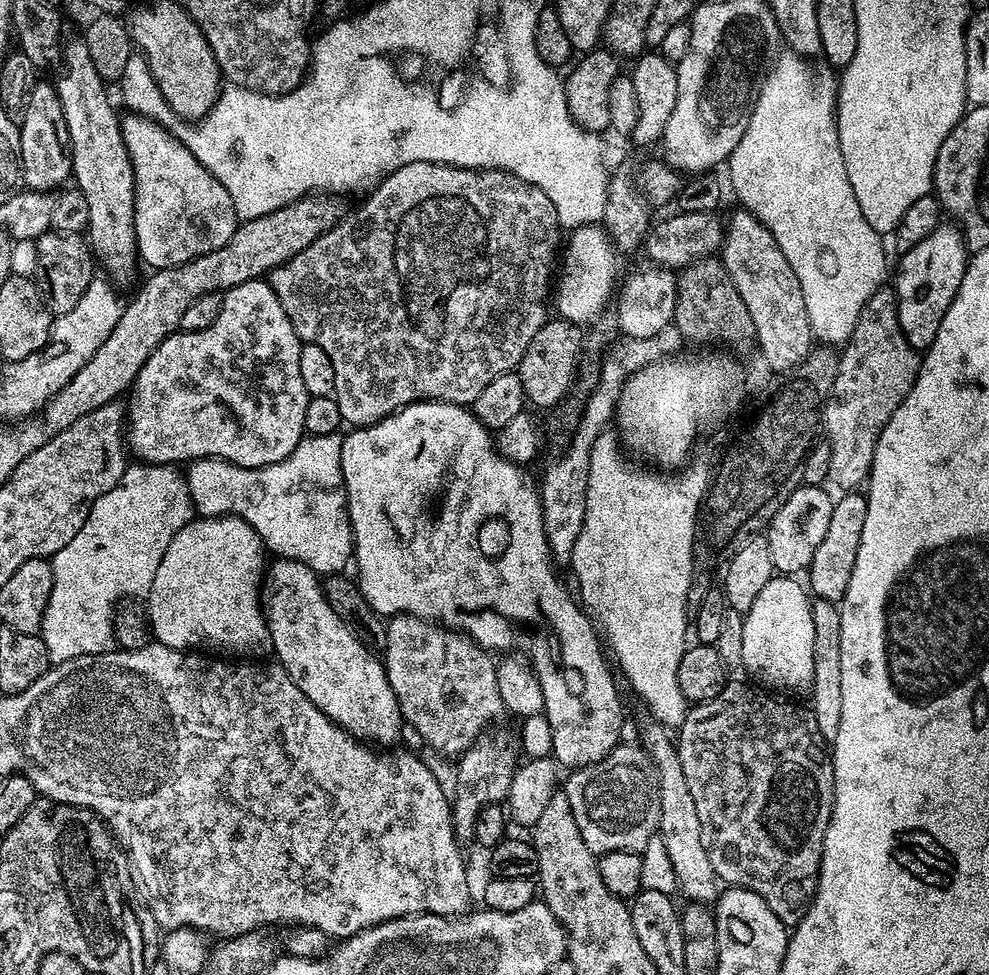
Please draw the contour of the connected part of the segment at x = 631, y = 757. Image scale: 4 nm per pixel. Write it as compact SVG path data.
M621 742L606 758L569 772L562 790L570 798L574 822L578 822L586 846L597 854L614 850L640 852L660 822L658 774L643 747L636 742Z

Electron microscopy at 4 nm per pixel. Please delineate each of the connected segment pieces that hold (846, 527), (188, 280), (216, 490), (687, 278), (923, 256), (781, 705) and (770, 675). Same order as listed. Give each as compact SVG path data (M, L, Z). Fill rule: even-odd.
M848 490L835 497L830 510L830 526L826 538L822 538L814 558L806 569L807 583L813 597L833 602L843 601L846 586L850 586L850 574L854 574L854 562L858 558L858 548L862 542L862 525L866 522L867 495L860 490Z
M328 194L302 196L262 218L243 221L237 227L234 238L230 238L230 242L226 242L226 246L205 256L194 258L185 264L153 271L152 277L145 282L142 288L137 290L136 297L129 302L125 310L123 307L123 310L117 315L114 330L108 332L106 342L102 342L102 346L84 363L82 370L78 370L78 374L74 374L74 378L70 382L66 382L66 386L62 386L62 390L58 390L58 394L54 394L45 402L42 416L48 420L71 422L90 414L90 410L98 410L102 406L119 401L138 378L138 370L142 370L146 358L150 358L152 351L166 337L173 336L178 331L183 312L197 298L202 298L202 294L210 294L211 292L223 294L242 282L261 279L265 274L271 273L273 268L282 266L299 252L306 250L306 246L310 246L310 242L317 240L324 232L329 232L342 219L342 211L340 212L339 206L330 197L331 195Z
M305 435L298 447L277 464L264 468L243 468L228 460L205 458L187 465L186 479L192 507L201 517L240 516L264 541L265 549L276 551L277 557L297 560L317 574L340 574L344 563L354 556L352 523L348 520L348 495L344 492L344 474L340 461L342 440L339 435Z
M719 255L703 256L679 269L674 328L680 331L682 339L692 344L704 344L707 340L729 340L740 352L753 351L756 331L752 315L750 310L746 310L746 302L742 302Z
M942 222L934 234L930 234L930 238L918 242L918 246L907 249L901 256L904 257L900 260L900 269L896 272L894 283L898 318L910 346L926 350L934 342L938 326L942 326L942 318L946 318L946 310L950 310L960 293L964 272L970 265L970 253L964 243L964 233L959 227Z
M729 682L722 690L722 694L718 694L718 698L710 698L701 704L692 704L674 743L678 758L682 762L682 771L686 774L686 782L690 785L690 794L694 797L694 806L698 809L698 822L702 826L702 842L706 846L706 854L710 858L710 866L714 870L717 881L733 888L752 888L754 894L761 896L770 906L770 910L778 914L778 918L785 926L794 926L806 914L808 905L816 897L816 883L820 880L820 859L824 849L824 835L832 817L832 803L834 802L832 758L811 707L804 705L803 708L802 705L791 704L788 700L775 700L774 697L767 696L767 694L772 694L759 687L756 688L751 688L748 684Z
M788 574L773 575L744 616L740 664L750 675L757 676L761 685L769 684L764 685L769 689L807 689L814 678L812 600L805 585L796 580Z

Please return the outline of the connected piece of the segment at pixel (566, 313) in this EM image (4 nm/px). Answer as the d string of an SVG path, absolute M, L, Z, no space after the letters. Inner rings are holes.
M581 226L569 236L572 237L569 240L567 237L562 248L562 259L558 264L558 279L554 284L554 308L555 311L556 308L560 311L557 312L559 319L569 320L579 326L588 326L605 315L604 307L607 304L609 307L613 299L614 289L618 284L618 280L616 282L618 252L608 239L607 232L600 226Z

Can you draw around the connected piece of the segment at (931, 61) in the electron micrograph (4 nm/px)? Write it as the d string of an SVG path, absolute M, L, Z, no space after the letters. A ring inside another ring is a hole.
M856 20L854 35L856 38L856 49L848 64L843 65L843 74L840 78L838 90L838 102L834 104L834 115L836 118L836 131L839 136L839 148L842 150L843 164L846 166L847 180L850 182L854 196L862 209L862 216L866 218L870 226L881 236L886 236L895 231L902 214L915 199L927 196L931 193L935 179L935 164L938 150L942 142L952 132L953 126L963 116L966 110L966 97L964 94L964 40L920 40L920 36L888 36L890 26L884 26L886 30L876 30L870 26L870 20ZM924 48L928 48L928 64L920 64L920 56L924 56Z

